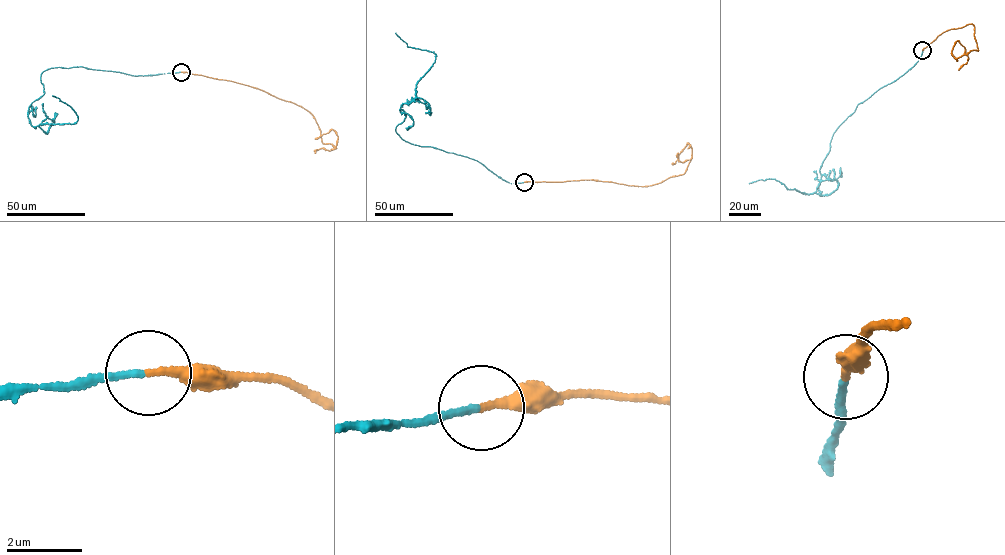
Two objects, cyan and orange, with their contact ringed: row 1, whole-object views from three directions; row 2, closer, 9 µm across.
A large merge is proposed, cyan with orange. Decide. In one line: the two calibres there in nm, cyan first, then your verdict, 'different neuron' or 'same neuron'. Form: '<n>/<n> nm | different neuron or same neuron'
160/200 nm | same neuron

